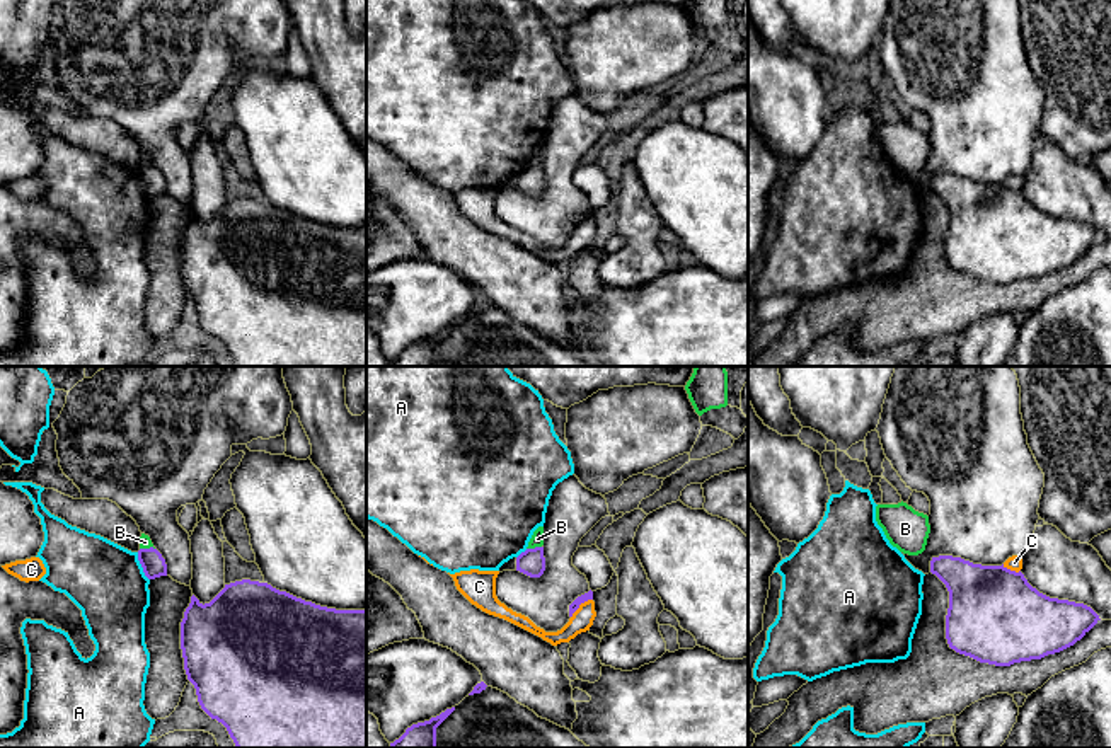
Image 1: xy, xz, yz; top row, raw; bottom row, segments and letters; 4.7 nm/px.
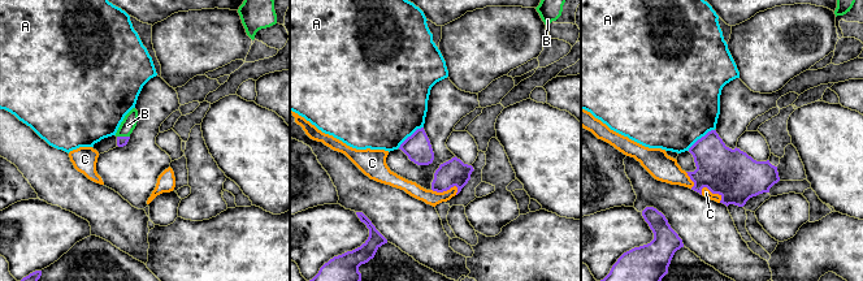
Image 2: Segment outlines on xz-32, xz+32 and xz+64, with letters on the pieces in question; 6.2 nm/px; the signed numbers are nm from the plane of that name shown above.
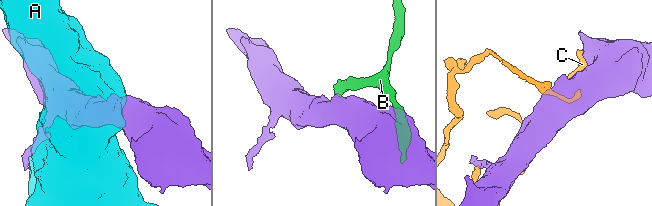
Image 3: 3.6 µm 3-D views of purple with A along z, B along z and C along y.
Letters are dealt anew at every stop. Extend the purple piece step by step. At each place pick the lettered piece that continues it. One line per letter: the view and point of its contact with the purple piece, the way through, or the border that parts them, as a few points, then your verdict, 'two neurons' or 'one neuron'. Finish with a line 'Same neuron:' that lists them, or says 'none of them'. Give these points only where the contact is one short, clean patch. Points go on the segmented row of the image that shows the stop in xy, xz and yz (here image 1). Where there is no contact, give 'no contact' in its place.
A: xy (142, 566) | two neurons
B: xz (535, 547) | along xz (541, 546), (527, 549) | two neurons
C: xz (580, 604) | two neurons
Same neuron: none of them

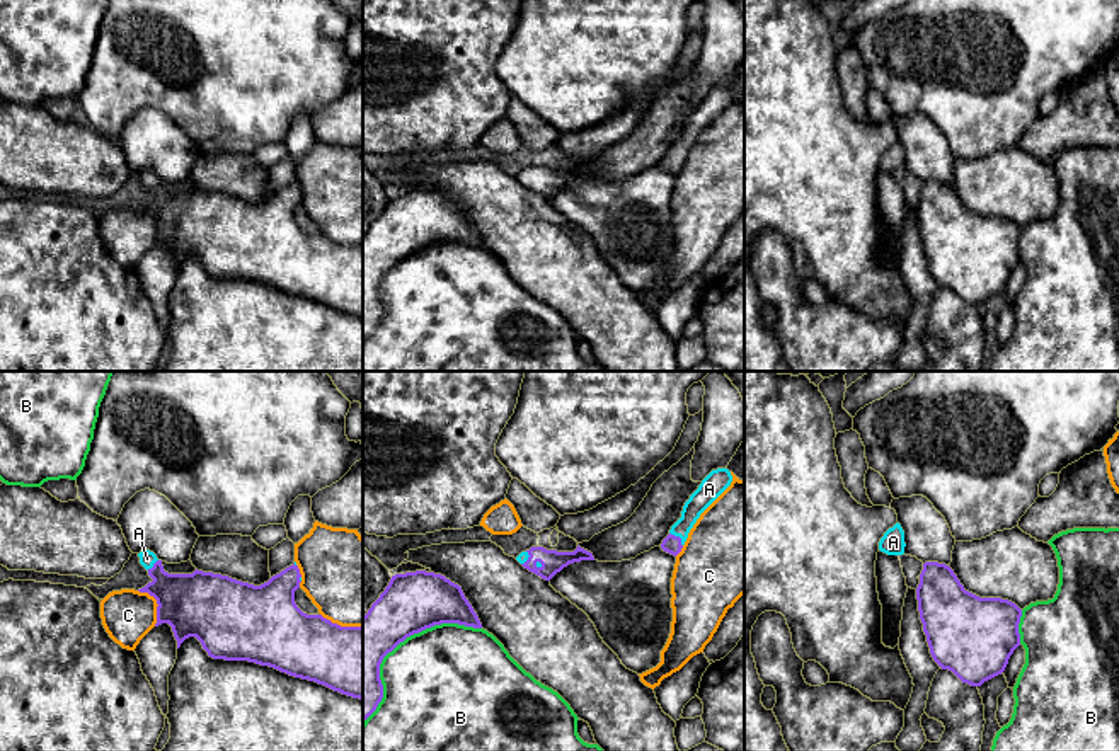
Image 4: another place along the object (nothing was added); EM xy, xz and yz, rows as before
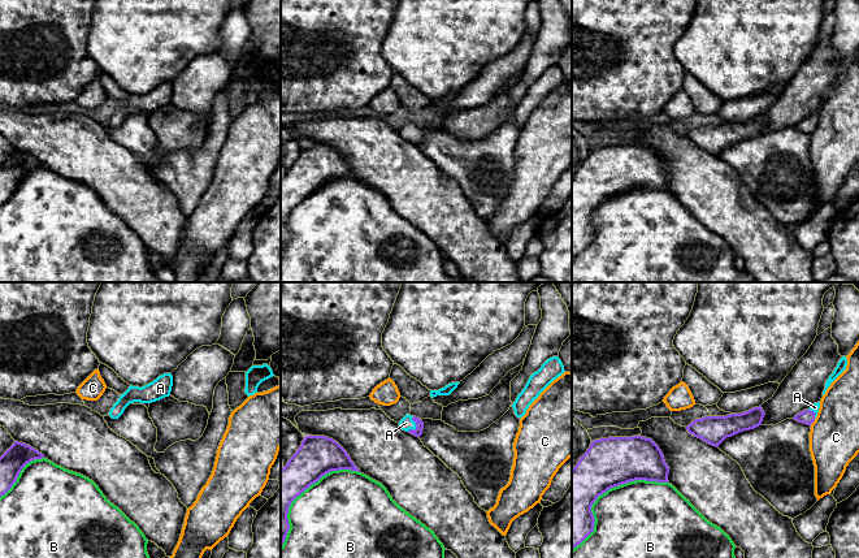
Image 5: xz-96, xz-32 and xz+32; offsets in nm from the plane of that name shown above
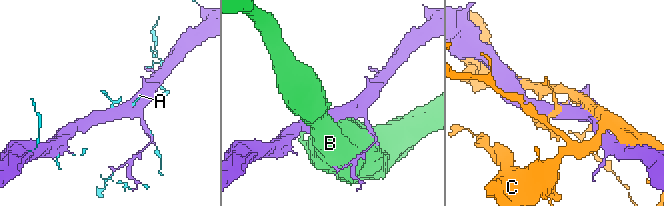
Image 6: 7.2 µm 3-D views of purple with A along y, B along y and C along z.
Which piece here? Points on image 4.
A: xz (678, 537) | one neuron
B: xz (399, 642) | two neurons
C: xy (157, 603) | two neurons
Same neuron: A

